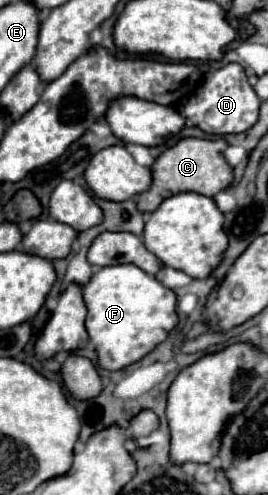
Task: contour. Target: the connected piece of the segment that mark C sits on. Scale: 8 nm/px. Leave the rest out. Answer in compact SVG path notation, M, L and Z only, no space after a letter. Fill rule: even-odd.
M180 138L172 148L166 148L150 166L152 184L146 192L138 194L136 206L140 212L154 212L160 202L178 192L198 192L204 196L214 196L226 188L230 188L234 180L234 170L224 158L228 142L224 138L204 140L204 138Z

